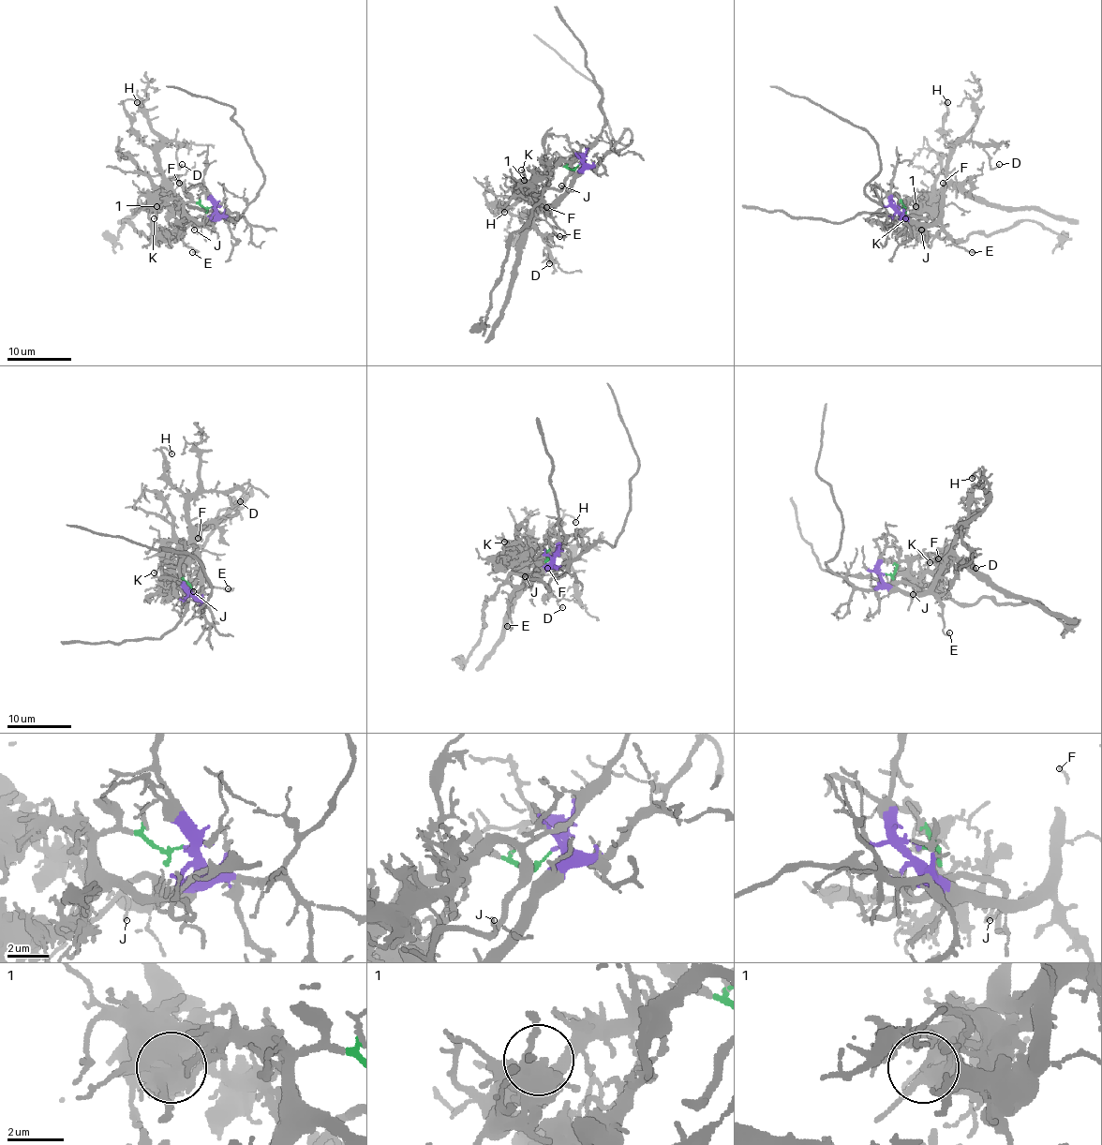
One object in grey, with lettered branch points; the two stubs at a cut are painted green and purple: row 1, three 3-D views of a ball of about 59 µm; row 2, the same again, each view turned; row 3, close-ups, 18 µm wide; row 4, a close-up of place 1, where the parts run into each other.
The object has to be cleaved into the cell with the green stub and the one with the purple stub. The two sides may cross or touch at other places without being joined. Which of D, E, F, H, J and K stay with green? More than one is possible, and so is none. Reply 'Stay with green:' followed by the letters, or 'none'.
Stay with green: J, K

